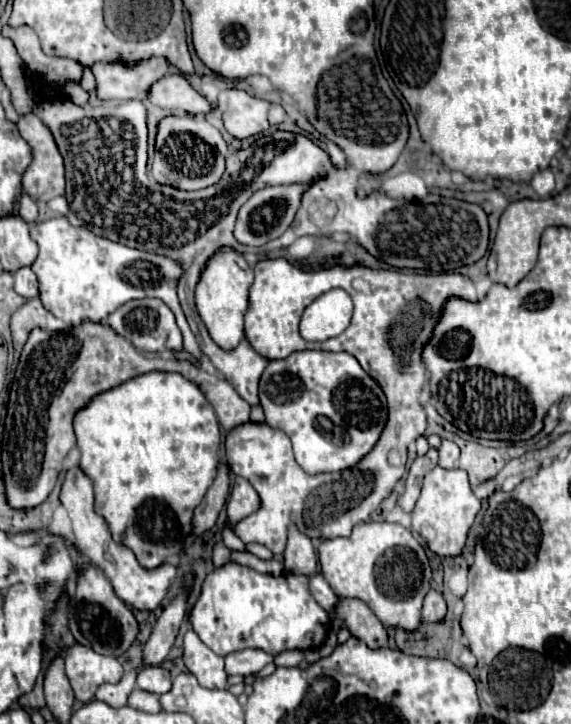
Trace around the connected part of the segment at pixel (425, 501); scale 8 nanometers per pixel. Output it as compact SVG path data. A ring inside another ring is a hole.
M434 467L424 477L422 493L412 511L412 529L416 533L420 533L420 537L426 541L428 549L434 551L436 555L440 555L440 557L460 555L468 529L474 523L474 517L478 511L480 511L480 501L476 499L476 495L470 489L468 473L462 469Z

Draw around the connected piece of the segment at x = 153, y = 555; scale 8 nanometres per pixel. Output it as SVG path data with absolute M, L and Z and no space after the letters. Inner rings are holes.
M152 371L132 377L92 397L76 413L74 431L82 455L80 469L94 483L96 513L108 521L114 541L132 549L146 569L158 567L168 555L180 555L184 551L184 537L192 531L192 513L216 477L222 443L214 407L206 401L198 385L180 373Z

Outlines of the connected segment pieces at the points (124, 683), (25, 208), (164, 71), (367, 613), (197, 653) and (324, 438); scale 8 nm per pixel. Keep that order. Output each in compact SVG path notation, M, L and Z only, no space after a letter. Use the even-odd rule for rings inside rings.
M138 669L126 673L126 675L122 677L122 681L116 683L116 685L110 685L110 683L100 685L100 687L98 687L98 693L96 693L96 699L108 703L110 707L124 707L126 701L128 701L130 691L132 691L134 685L136 685L136 675L138 675Z
M22 195L22 201L20 201L20 217L26 223L36 221L36 217L38 217L38 207L36 207L36 203L28 195Z
M152 57L132 69L122 63L96 63L92 65L92 73L96 77L98 99L144 99L150 85L168 75L168 61L164 57Z
M338 599L338 609L330 613L332 629L348 629L354 637L362 639L368 647L378 649L388 645L388 635L378 617L360 599Z
M188 629L184 635L184 665L198 679L202 687L208 689L224 689L226 687L226 671L224 657L216 655L212 649L206 649L202 639Z
M298 351L286 359L270 361L260 377L260 405L266 417L264 423L290 437L296 463L310 475L354 467L376 445L388 417L382 389L346 351Z

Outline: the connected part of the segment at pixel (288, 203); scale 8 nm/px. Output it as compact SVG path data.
M288 185L288 187L264 187L262 191L256 191L240 209L236 225L234 225L234 237L238 243L260 247L276 237L280 237L290 223L294 221L294 215L300 207L300 197L306 187L302 185Z

